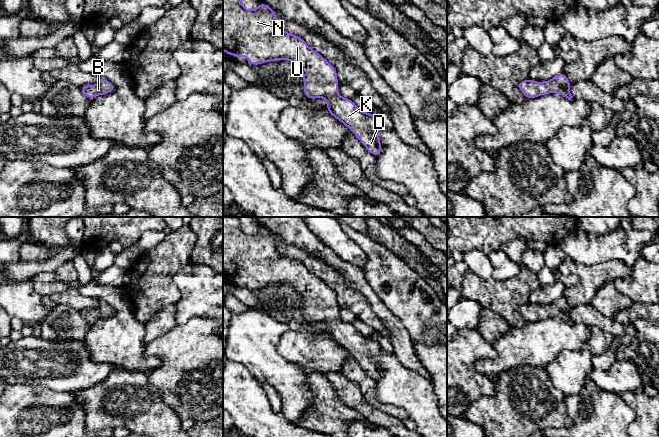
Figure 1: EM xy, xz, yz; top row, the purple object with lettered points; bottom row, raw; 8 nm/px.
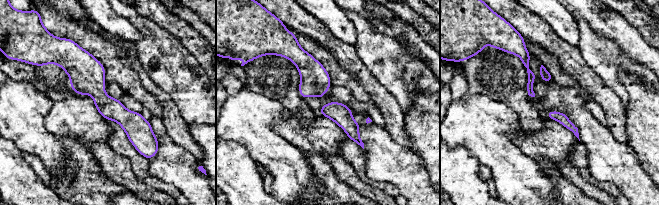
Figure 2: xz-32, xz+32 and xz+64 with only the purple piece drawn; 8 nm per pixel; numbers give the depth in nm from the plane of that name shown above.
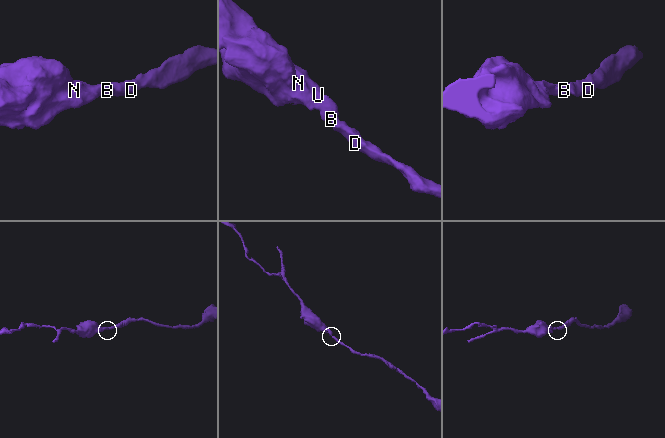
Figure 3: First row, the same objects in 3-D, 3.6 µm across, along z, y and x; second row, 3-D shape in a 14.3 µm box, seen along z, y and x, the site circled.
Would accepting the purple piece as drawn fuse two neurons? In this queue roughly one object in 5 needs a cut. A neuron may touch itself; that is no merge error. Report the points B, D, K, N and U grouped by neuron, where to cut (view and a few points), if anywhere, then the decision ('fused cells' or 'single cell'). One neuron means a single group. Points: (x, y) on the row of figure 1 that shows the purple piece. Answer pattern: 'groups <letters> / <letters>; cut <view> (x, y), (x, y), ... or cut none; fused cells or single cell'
groups B D K N U; cut none; single cell

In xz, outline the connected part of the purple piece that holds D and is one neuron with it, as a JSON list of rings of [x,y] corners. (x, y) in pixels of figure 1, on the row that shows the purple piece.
[[[223,0],[223,50],[227,55],[236,55],[238,59],[247,56],[250,65],[275,60],[291,60],[303,73],[305,96],[309,99],[324,98],[328,112],[346,125],[371,154],[377,156],[381,153],[378,135],[382,127],[380,120],[371,113],[360,110],[353,100],[338,94],[336,69],[311,49],[302,38],[283,31],[277,25],[276,14],[270,6],[262,2],[256,9],[247,10],[241,0]]]

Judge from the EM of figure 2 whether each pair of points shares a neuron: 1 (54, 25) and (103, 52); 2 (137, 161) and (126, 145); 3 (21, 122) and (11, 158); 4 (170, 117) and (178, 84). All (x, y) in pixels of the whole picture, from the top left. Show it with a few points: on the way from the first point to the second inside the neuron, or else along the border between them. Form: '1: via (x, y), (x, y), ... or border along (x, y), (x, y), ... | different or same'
1: via (66, 27), (77, 31), (91, 41) | same
2: via (134, 157), (127, 149) | same
3: border along (10, 140), (22, 151) | different
4: border along (157, 86), (169, 96), (181, 116), (187, 122) | different

